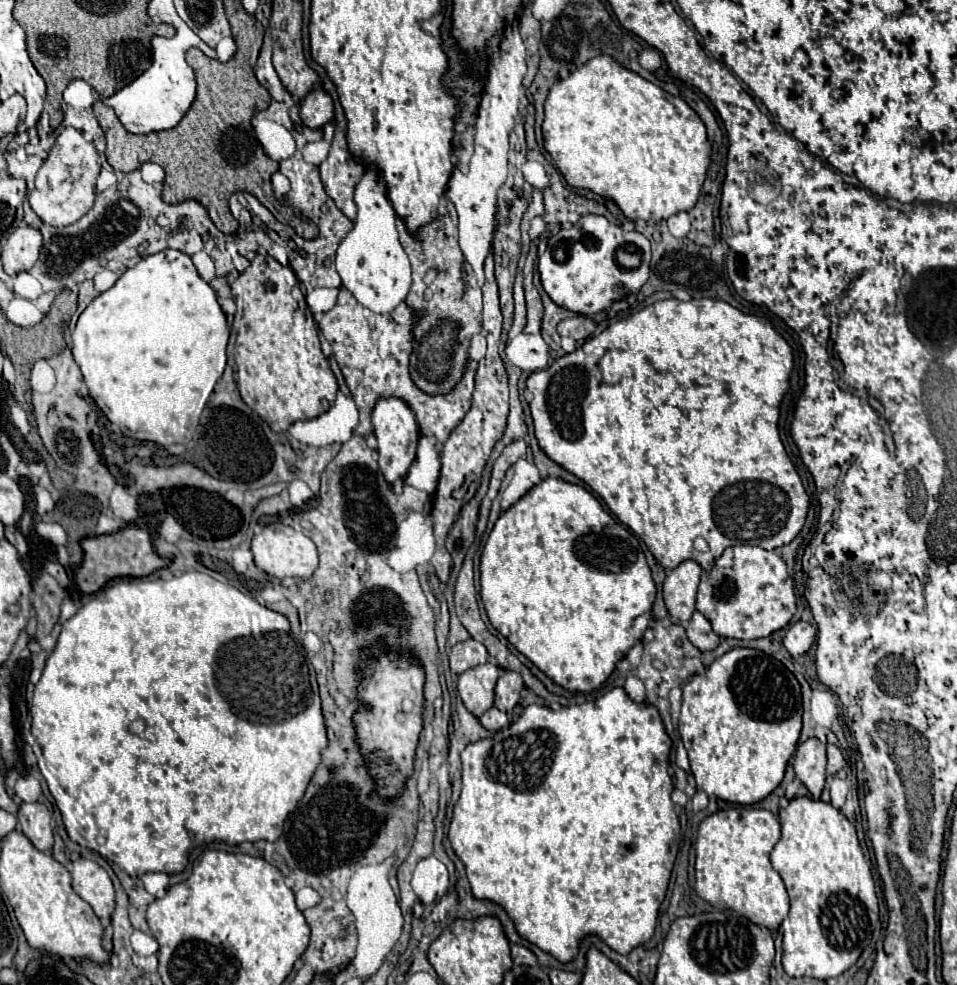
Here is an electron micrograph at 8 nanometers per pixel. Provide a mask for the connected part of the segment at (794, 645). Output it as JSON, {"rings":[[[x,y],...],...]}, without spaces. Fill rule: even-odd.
{"rings":[[[798,621],[792,627],[788,627],[782,643],[792,657],[800,657],[810,649],[810,645],[814,643],[814,637],[816,637],[814,627],[806,621]]]}

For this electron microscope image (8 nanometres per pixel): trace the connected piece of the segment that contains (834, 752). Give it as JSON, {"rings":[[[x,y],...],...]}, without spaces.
{"rings":[[[828,745],[828,775],[838,773],[844,767],[844,757],[836,745]]]}

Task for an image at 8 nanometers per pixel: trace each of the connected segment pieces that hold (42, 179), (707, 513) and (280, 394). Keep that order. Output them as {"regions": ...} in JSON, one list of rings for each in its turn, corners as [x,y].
{"regions":[[[[66,127],[56,137],[52,151],[36,173],[36,187],[30,193],[32,211],[52,227],[66,227],[82,219],[96,199],[96,177],[100,173],[96,147],[82,137],[80,131]]],[[[674,297],[666,301],[656,301],[640,309],[638,313],[606,327],[600,335],[586,339],[582,347],[556,359],[548,369],[534,371],[528,377],[528,391],[534,397],[530,409],[534,417],[536,439],[552,461],[556,461],[558,465],[580,477],[586,485],[590,485],[592,491],[596,491],[606,501],[608,509],[638,537],[642,537],[642,541],[662,567],[674,569],[682,561],[694,559],[708,571],[710,567],[714,567],[714,561],[724,553],[726,547],[760,545],[770,551],[790,543],[804,527],[808,513],[808,495],[790,457],[786,455],[778,433],[780,403],[784,393],[790,389],[792,369],[792,347],[764,317],[742,313],[726,301],[706,297],[690,301],[680,301]]],[[[258,251],[250,267],[232,283],[238,313],[231,325],[238,389],[244,403],[254,409],[276,433],[288,431],[298,419],[314,419],[330,409],[338,383],[320,349],[318,331],[304,300],[298,303],[286,285],[284,267],[266,251]]]]}

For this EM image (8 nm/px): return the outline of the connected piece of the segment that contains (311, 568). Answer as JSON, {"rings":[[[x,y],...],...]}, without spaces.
{"rings":[[[270,523],[264,527],[262,533],[254,535],[252,553],[254,553],[256,567],[260,571],[264,571],[274,583],[280,583],[282,579],[288,579],[288,577],[308,579],[318,567],[318,551],[316,551],[312,539],[304,533],[294,531],[292,527],[288,527],[284,523]]]}

